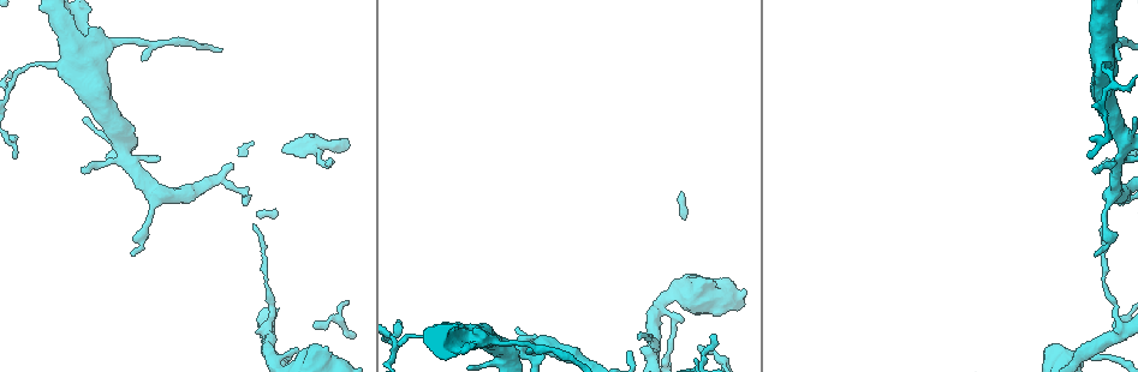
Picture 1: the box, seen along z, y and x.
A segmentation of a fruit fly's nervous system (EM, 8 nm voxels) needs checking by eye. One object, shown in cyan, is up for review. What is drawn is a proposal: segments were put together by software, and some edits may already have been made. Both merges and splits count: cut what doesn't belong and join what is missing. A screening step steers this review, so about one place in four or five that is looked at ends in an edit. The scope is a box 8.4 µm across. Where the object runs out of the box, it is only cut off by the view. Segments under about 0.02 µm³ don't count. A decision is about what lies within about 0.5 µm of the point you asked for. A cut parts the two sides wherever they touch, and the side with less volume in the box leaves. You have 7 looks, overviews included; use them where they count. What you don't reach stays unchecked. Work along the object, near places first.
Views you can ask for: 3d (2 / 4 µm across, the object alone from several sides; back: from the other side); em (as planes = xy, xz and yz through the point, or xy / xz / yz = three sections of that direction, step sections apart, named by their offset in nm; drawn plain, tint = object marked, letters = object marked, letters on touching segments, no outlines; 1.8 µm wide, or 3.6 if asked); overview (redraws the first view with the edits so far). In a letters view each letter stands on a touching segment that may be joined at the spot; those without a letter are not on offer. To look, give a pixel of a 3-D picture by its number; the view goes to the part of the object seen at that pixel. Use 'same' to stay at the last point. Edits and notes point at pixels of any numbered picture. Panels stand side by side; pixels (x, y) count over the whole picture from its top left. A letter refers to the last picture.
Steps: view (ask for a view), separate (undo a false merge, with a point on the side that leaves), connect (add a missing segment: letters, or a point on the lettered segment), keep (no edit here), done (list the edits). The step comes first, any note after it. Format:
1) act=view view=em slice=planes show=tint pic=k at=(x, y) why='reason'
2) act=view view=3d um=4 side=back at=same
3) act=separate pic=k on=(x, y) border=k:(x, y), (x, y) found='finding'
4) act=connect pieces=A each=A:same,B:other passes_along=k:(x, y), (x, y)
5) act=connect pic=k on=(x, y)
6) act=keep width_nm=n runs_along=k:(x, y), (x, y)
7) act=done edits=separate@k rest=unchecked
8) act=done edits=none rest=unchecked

act=view view=3d um=4 pic=1 at=(327, 163) why='free end'

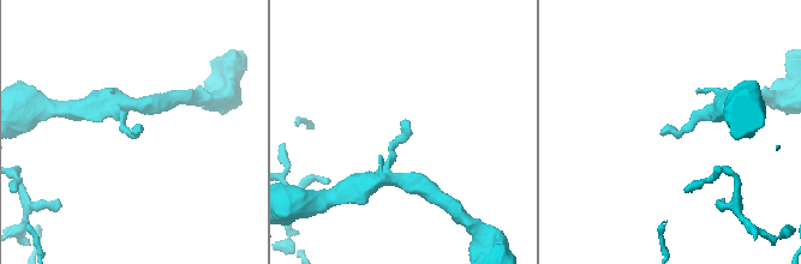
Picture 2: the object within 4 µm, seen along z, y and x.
act=view view=em slice=planes show=letters pic=2 at=(136, 133) why='now the EM'

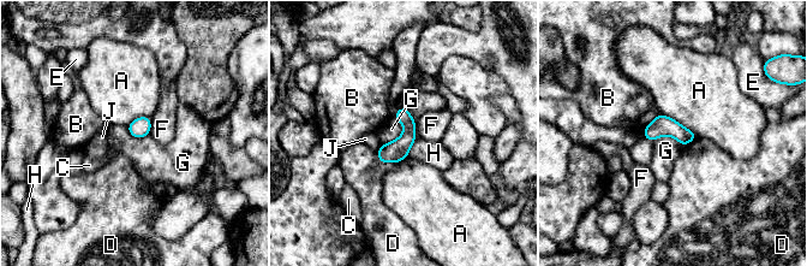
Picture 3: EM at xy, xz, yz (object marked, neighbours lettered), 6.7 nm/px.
act=keep each=A:other,B:other,C:other,D:other,E:other,F:other,G:other,H:other,J:other border=3:(394, 117), (404, 131), (383, 145) found='no lettered segment goes on from it'

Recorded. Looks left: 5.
act=view view=em slice=planes show=tint pic=1 at=(397, 319) why='free end'

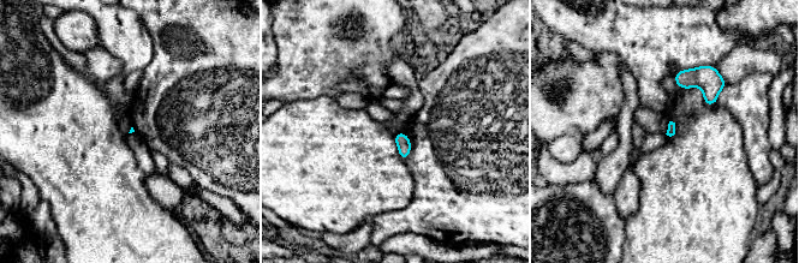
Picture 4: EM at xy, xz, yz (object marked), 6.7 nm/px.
act=view view=em slice=planes show=letters at=same

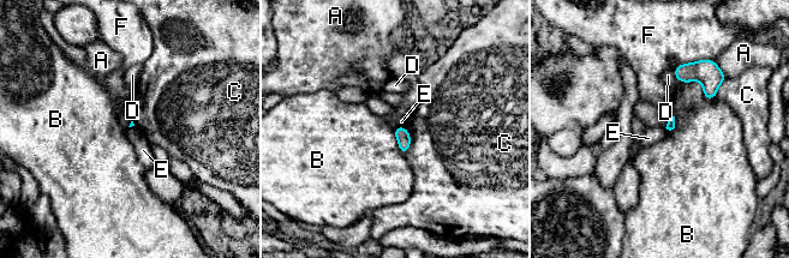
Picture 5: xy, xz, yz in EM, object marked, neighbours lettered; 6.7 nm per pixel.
act=keep each=A:other,B:other,C:other,D:other,E:other,F:other border=5:(398, 125), (405, 127) found='no lettered segment goes on from it'

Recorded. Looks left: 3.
act=view view=em um=3.6 slice=xy step=8 show=letters pic=1 at=(278, 360)

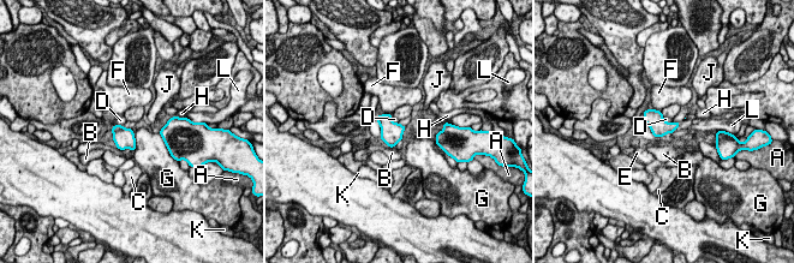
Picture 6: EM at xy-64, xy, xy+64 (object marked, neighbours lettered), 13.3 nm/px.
act=keep each=A:other,B:other,C:other,D:other,E:other,F:other,G:other,H:other,J:other,K:other,L:other border=6:(133, 133), (135, 150) found='one neuron here'

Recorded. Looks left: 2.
act=done edits=none rest=unchecked

